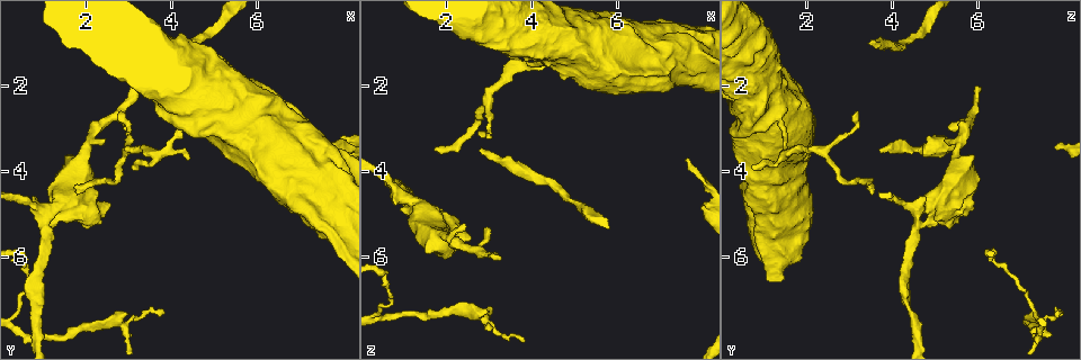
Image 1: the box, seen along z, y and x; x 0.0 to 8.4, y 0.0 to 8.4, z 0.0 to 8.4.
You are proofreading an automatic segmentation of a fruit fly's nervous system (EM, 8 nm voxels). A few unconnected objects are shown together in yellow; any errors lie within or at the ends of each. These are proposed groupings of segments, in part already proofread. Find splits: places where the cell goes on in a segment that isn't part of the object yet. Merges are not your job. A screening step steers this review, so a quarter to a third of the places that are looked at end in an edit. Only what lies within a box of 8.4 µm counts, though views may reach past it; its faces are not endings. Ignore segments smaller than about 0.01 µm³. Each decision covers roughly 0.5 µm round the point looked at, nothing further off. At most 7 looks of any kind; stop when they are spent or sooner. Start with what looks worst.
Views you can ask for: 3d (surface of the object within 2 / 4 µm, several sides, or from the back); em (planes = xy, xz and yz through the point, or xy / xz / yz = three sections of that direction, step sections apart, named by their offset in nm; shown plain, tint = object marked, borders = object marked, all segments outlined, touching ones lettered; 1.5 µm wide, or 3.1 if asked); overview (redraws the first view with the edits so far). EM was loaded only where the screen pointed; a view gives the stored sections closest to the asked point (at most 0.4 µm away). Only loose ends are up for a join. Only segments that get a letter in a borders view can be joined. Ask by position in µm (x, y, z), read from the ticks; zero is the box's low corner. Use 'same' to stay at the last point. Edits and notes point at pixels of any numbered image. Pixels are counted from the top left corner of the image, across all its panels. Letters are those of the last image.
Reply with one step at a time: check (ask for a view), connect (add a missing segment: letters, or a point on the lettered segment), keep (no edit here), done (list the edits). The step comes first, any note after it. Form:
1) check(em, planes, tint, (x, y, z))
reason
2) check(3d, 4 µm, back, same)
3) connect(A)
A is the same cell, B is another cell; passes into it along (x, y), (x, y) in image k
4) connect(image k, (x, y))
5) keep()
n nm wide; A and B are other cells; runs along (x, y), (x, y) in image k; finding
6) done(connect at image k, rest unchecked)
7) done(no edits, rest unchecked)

check(3d, 2 µm, (7.65, 3.50, 3.75))
tapers out

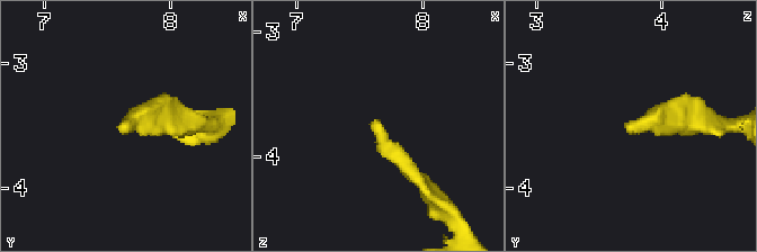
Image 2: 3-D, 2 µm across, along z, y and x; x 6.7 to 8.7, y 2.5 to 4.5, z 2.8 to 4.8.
check(em, planes, tint, (7.60, 3.54, 3.72))
now the EM

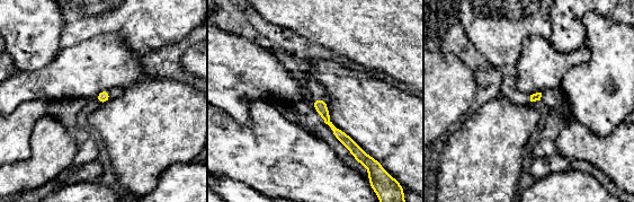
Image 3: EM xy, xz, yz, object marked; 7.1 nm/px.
check(em, planes, borders, same)
see the neighbours

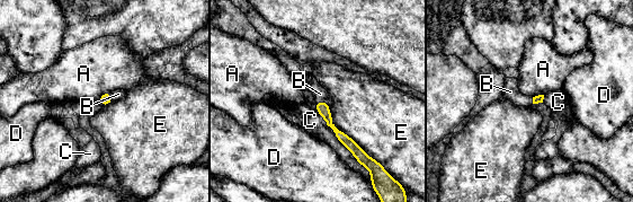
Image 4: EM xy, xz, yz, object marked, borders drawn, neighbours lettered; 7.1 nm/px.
connect(B)
B is the same cell, A, C, D and E are other cells; passes into it along (322, 107), (321, 102), (320, 94) in image 4; the cell continues

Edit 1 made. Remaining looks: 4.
check(overview)

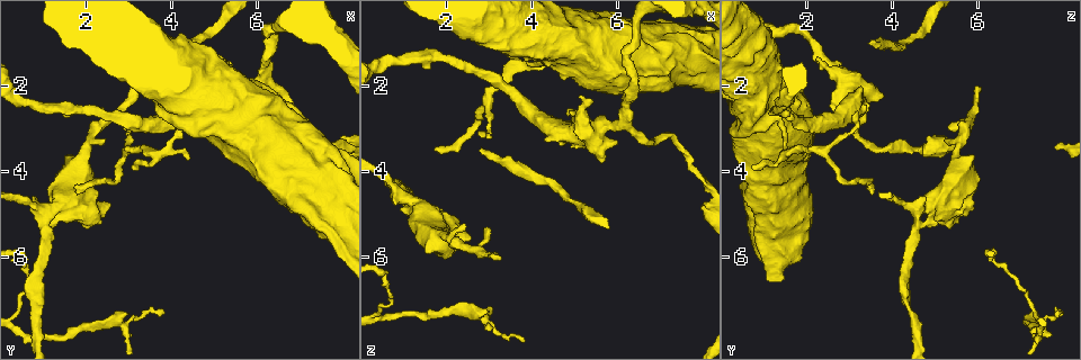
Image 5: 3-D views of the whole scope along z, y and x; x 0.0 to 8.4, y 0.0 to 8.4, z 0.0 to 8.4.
check(3d, 2 µm, (2.75, 0.95, 3.50))
free end

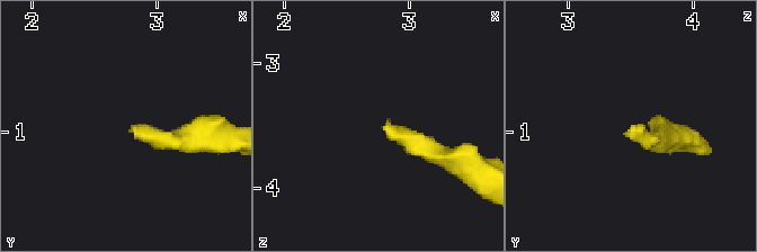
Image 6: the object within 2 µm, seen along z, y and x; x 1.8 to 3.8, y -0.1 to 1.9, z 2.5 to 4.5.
check(em, xz, step 4, tint, (2.80, 0.98, 3.50))

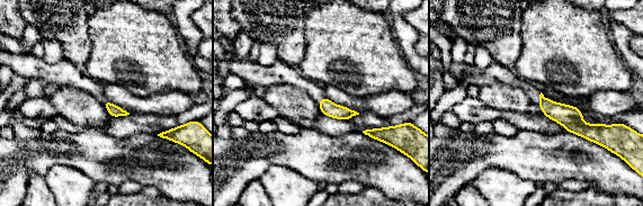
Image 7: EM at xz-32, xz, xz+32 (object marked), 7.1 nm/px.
check(em, xz, step 4, borders, same)

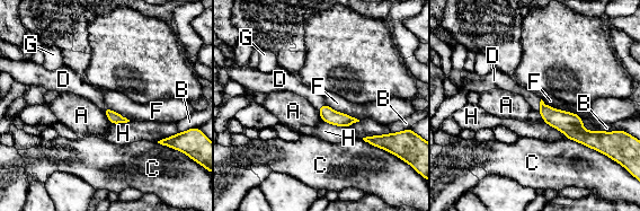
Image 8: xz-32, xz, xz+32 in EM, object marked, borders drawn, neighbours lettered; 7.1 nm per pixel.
connect(D)
D is the same cell, A, B, C, F, G and H are other cells; passes into it along (569, 123), (540, 105), (533, 98) in image 8; the cell continues

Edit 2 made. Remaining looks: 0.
done(connect at image 4, connect at image 8, rest unchecked)

